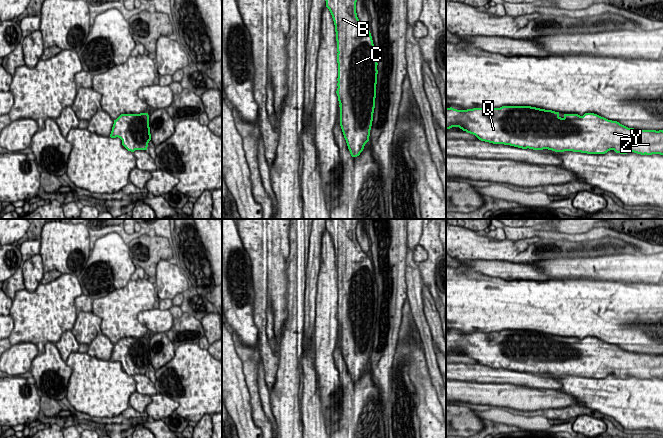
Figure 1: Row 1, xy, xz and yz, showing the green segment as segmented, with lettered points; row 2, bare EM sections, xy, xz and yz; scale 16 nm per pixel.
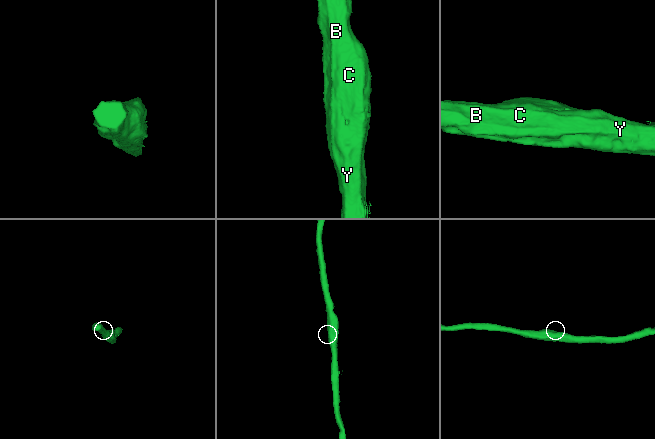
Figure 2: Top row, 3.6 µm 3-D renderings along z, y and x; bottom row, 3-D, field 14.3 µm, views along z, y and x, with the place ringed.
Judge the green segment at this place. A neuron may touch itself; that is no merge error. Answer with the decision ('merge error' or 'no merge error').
no merge error

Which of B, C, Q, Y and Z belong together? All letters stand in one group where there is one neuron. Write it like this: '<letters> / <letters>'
B C Q Y Z

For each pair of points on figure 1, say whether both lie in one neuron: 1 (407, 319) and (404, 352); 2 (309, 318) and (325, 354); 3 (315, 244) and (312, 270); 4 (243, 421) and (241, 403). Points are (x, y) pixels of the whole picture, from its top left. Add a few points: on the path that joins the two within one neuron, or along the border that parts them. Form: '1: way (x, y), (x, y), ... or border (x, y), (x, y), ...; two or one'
1: way (407, 327), (407, 336), (404, 344); one
2: border (316, 304), (313, 334); two
3: way (314, 250), (313, 264); one
4: way (242, 417), (241, 407); one

